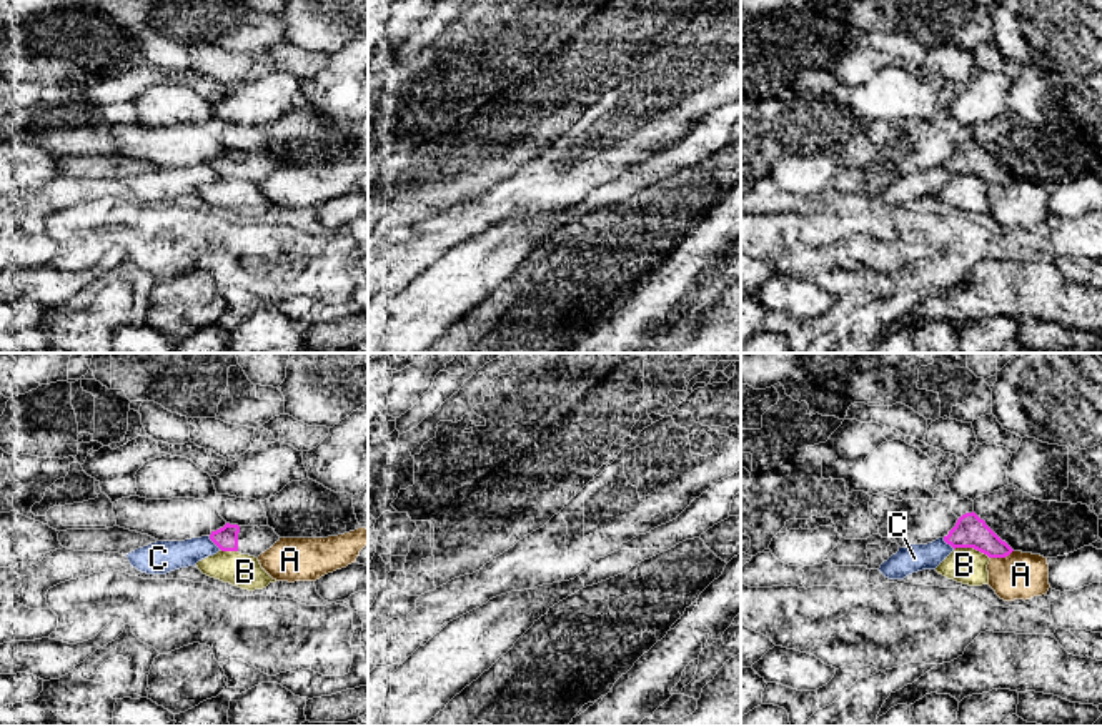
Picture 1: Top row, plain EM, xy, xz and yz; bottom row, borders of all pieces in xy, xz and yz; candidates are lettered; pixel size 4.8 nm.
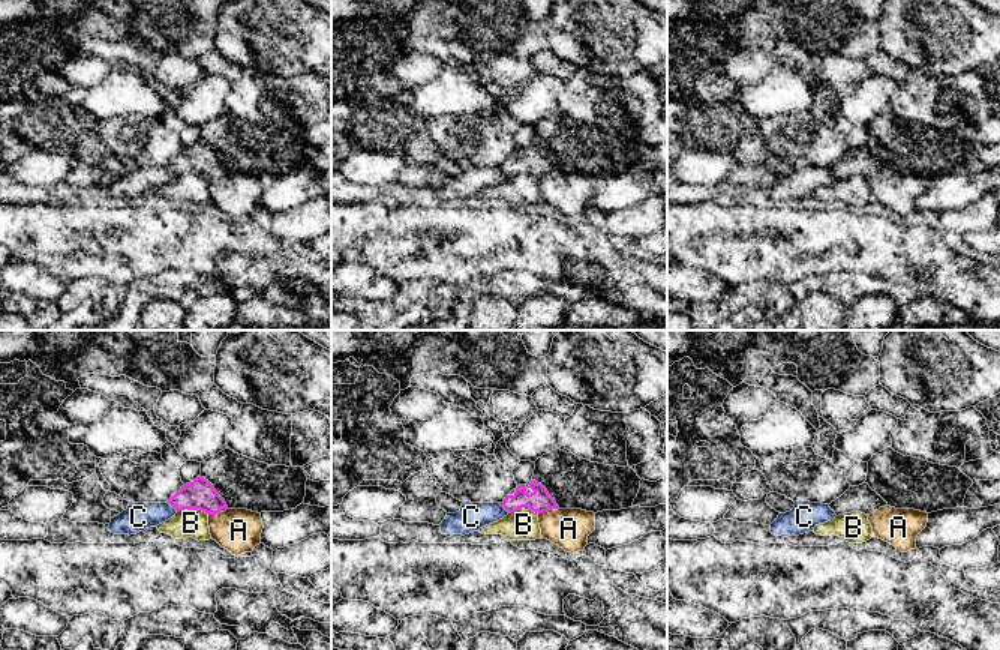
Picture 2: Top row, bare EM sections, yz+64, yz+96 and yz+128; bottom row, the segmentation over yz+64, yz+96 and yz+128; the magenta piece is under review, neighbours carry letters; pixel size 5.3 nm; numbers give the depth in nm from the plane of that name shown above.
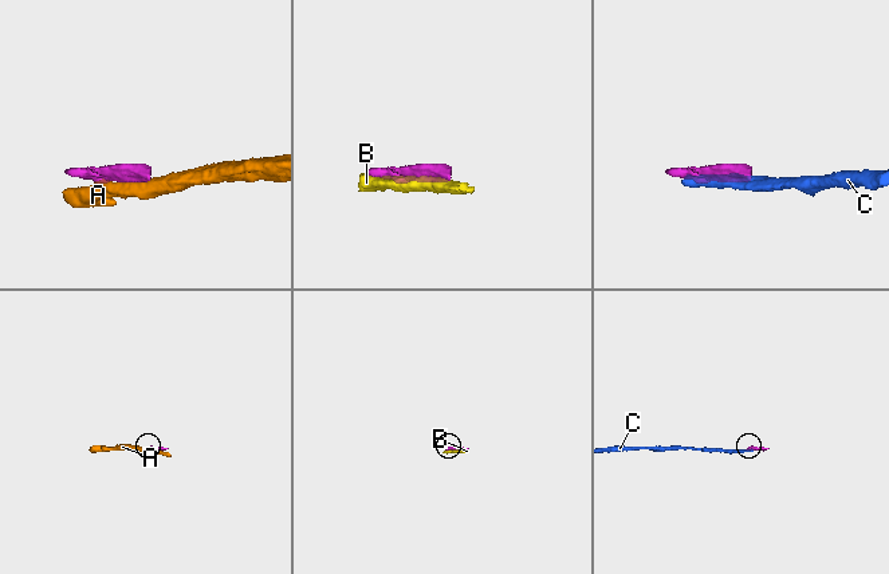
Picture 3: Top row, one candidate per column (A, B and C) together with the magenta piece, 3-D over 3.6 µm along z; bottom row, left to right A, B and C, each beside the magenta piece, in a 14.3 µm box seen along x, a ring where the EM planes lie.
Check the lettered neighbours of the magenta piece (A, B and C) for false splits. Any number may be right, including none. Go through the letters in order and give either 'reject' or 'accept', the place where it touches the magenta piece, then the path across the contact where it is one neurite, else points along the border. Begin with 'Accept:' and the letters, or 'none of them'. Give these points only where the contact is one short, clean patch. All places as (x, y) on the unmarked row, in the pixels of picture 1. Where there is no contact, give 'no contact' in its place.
Accept: none of them
A: reject; meets magenta in yz at (1001, 183)
B: reject; meets magenta in yz at (972, 174)
C: reject; meets magenta in xy at (215, 170); border along xy (208, 164), (220, 175)

